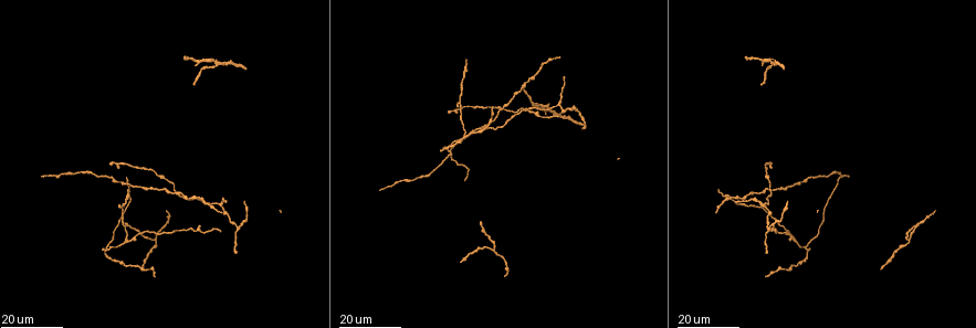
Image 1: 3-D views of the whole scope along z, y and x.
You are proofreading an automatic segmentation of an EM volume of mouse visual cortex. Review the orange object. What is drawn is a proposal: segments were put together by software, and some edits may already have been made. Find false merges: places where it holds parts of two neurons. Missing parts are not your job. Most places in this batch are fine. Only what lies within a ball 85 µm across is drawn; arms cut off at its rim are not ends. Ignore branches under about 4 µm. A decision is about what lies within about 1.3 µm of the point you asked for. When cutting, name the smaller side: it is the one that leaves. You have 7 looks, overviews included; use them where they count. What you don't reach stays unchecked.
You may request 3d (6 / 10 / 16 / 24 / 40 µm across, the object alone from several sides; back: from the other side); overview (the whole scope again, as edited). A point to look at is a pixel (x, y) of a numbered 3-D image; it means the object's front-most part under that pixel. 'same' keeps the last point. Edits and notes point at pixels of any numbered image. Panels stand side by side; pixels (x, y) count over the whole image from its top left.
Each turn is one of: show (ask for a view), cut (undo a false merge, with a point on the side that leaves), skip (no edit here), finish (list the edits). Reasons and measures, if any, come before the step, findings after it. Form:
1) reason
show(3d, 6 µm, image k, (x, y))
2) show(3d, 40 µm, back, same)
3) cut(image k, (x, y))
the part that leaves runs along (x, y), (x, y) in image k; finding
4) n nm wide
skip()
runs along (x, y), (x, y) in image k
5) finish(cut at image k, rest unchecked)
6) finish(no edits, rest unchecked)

arms part here
show(3d, 16 µm, image 1, (239, 229))

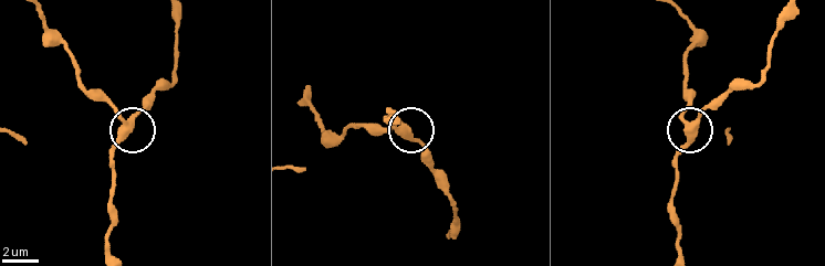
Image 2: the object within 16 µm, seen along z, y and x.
zoom in
show(3d, 6 µm, image 2, (130, 128))

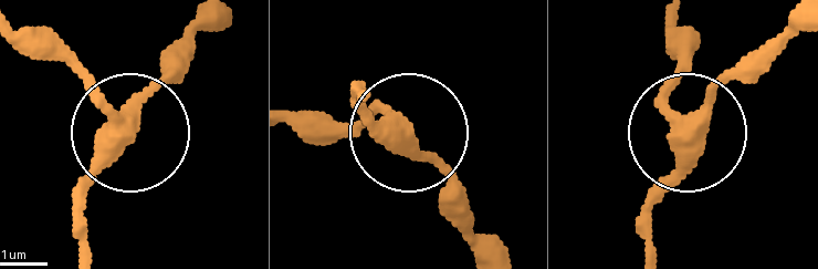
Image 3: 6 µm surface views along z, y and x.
other side
show(3d, 6 µm, back, image 3, (691, 136))

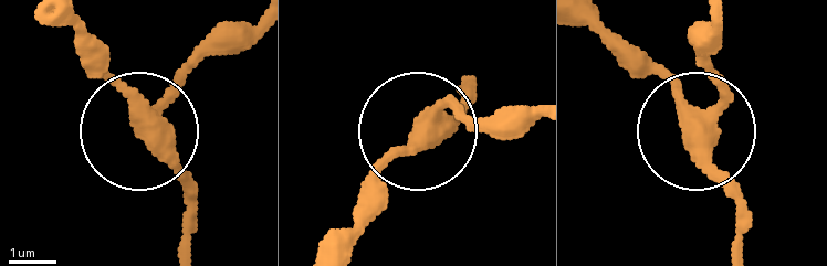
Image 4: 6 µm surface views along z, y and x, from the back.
skip()
continuous, no second neuron

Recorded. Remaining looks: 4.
show(3d, 24 µm, image 1, (152, 169))

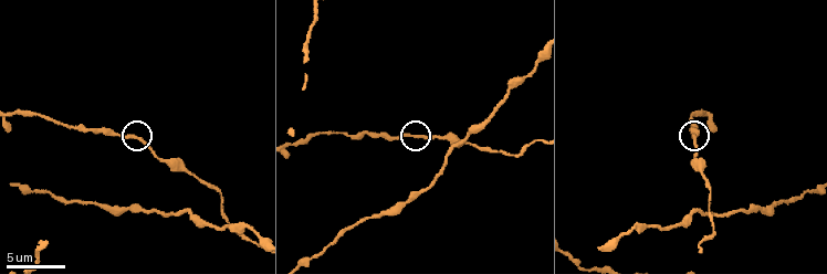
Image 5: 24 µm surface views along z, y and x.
show(3d, 10 µm, image 5, (418, 135))

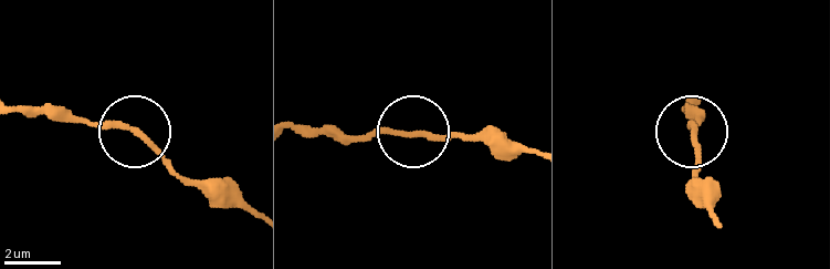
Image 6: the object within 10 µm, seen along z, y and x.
skip()
runs along (254, 216), (205, 197), (126, 128), (50, 119) in image 6; all the same neuron

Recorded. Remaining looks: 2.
show(3d, 16 µm, image 1, (807, 250))

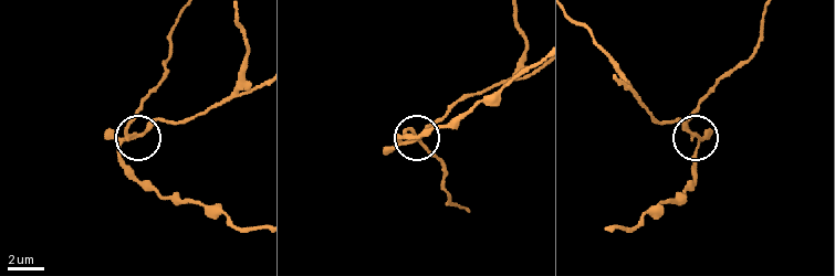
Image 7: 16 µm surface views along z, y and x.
closer look
show(3d, 6 µm, image 7, (128, 137))

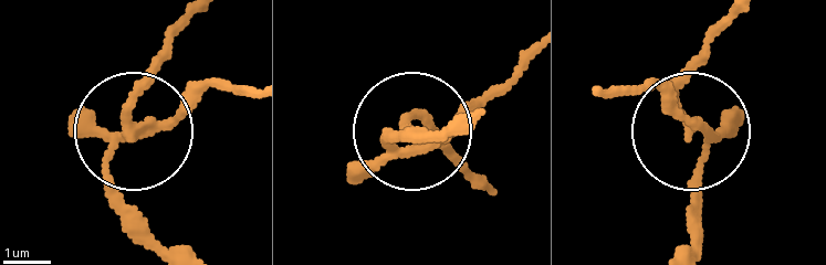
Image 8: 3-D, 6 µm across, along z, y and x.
4 arms
cut(image 8, (153, 82))
the part that leaves runs along (709, 133), (661, 88), (614, 85) in image 8; two neurons meet here

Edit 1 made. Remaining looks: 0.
finish(cut at image 8, rest unchecked)

